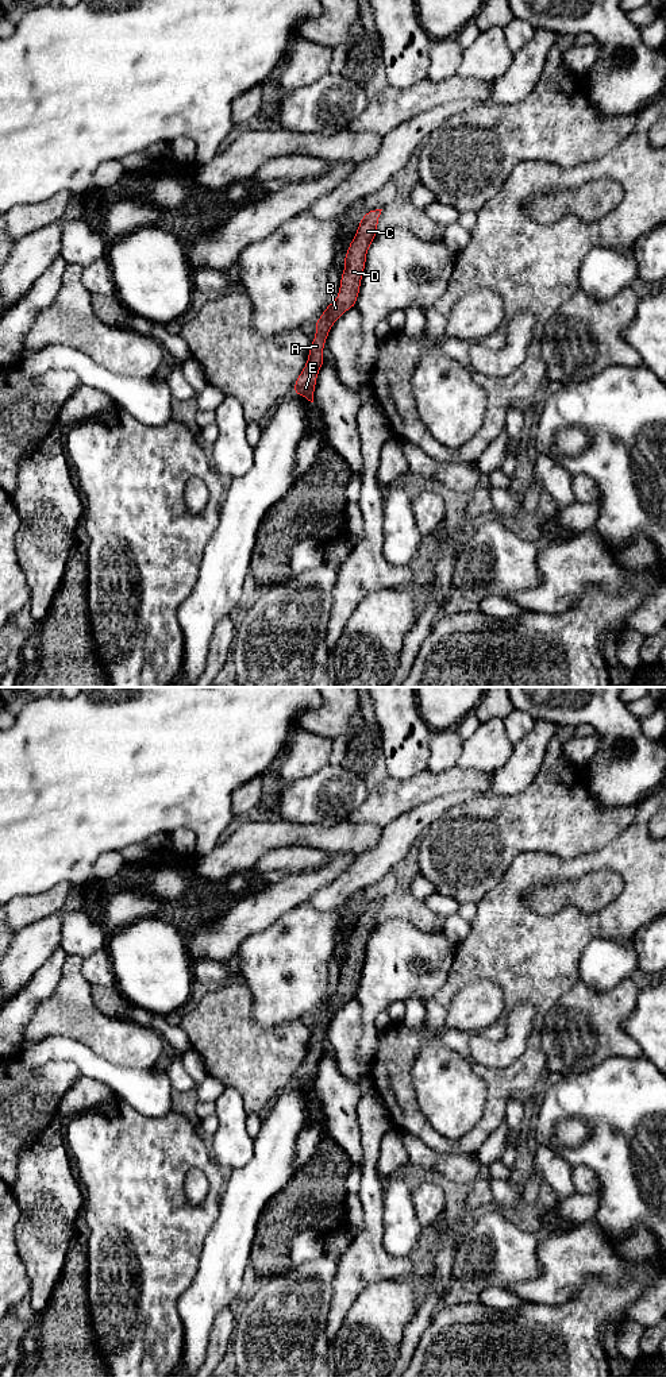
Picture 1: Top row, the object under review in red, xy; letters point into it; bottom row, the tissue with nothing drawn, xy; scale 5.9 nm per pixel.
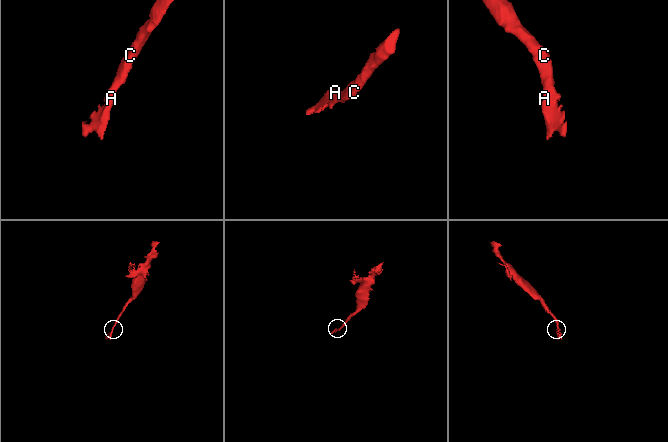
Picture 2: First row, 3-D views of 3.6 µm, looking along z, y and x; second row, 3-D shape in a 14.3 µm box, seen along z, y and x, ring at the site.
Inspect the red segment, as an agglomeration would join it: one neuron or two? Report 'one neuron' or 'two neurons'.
one neuron

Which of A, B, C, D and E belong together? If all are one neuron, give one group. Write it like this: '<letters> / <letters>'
A B C D E

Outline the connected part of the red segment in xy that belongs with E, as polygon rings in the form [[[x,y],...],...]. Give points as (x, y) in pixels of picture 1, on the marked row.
[[[382,209],[370,211],[359,221],[347,254],[343,259],[344,271],[336,300],[328,304],[323,315],[315,323],[315,340],[311,343],[307,364],[294,382],[293,393],[313,402],[317,373],[323,367],[323,348],[334,323],[350,308],[354,308],[359,294],[361,281],[366,265],[366,252],[376,238],[378,217]]]

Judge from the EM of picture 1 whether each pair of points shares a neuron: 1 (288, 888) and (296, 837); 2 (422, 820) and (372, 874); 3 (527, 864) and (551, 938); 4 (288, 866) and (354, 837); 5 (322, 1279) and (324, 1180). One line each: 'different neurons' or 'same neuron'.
1: different neurons
2: same neuron
3: same neuron
4: different neurons
5: different neurons

